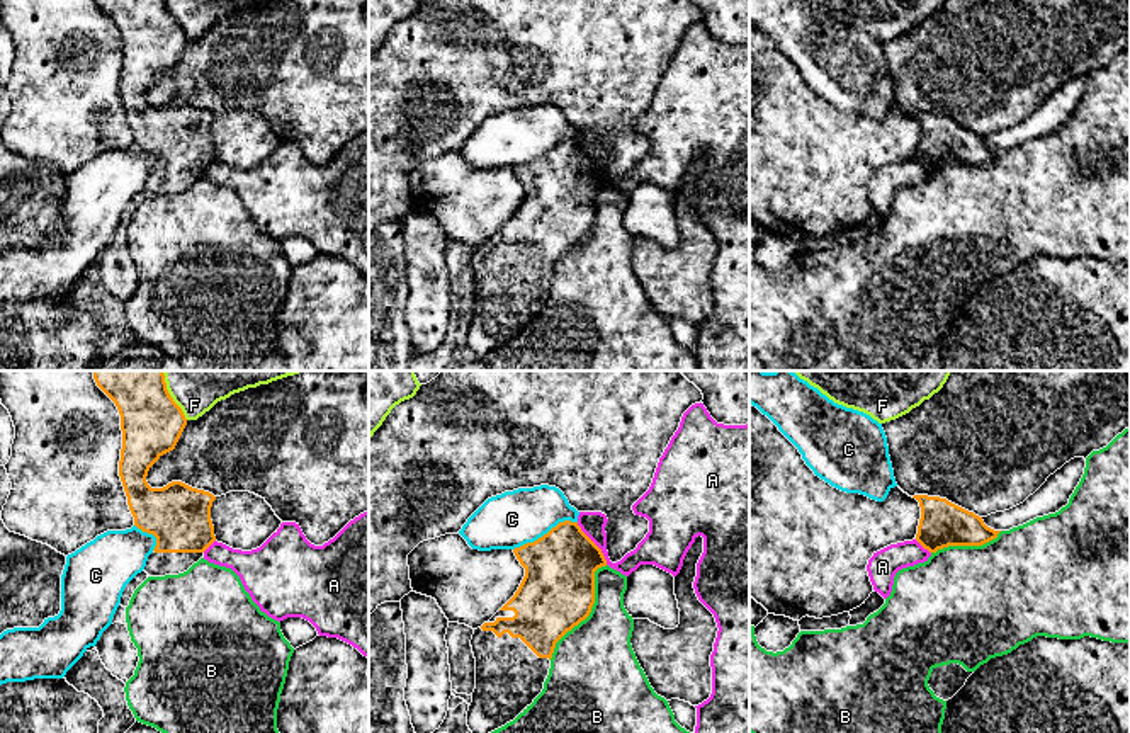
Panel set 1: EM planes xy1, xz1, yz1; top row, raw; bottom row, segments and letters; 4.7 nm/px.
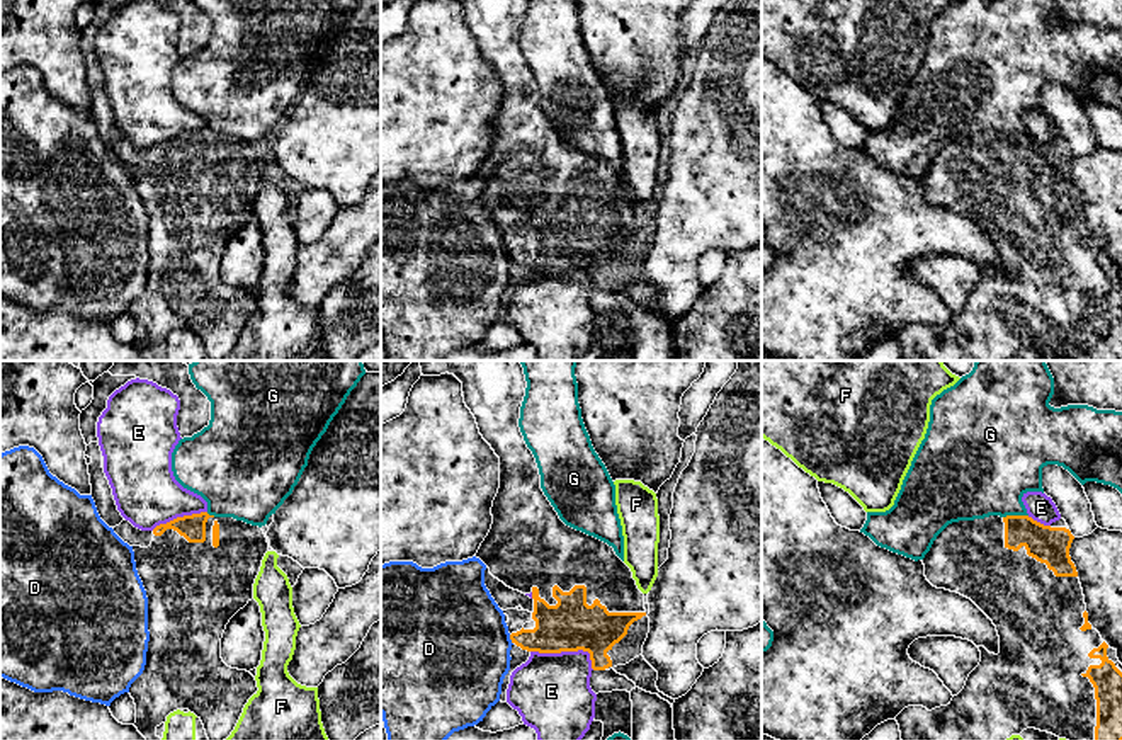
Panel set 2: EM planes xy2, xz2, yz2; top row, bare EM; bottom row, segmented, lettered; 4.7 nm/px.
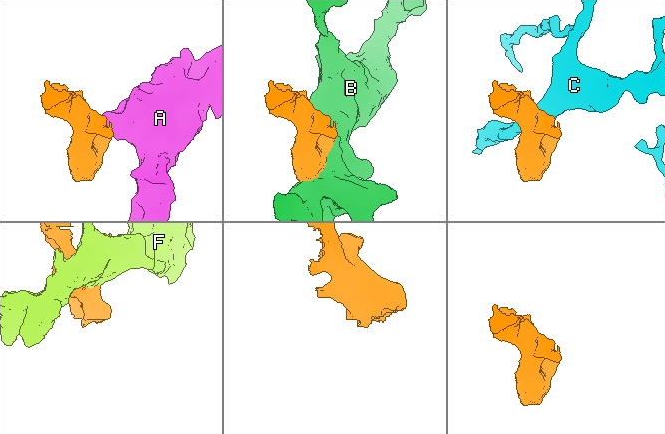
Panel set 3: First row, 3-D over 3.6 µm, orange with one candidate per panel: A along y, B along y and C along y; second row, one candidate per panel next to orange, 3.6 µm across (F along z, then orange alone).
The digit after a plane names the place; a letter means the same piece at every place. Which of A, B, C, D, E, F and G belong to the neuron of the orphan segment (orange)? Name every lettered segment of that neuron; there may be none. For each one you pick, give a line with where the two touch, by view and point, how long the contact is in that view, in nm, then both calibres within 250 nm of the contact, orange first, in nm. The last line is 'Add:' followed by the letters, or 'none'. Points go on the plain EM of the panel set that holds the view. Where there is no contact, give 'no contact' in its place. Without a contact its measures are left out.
Add: none

